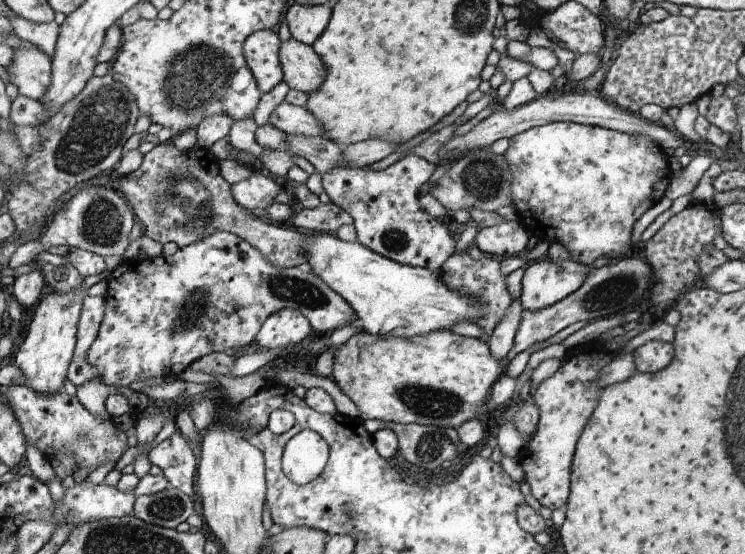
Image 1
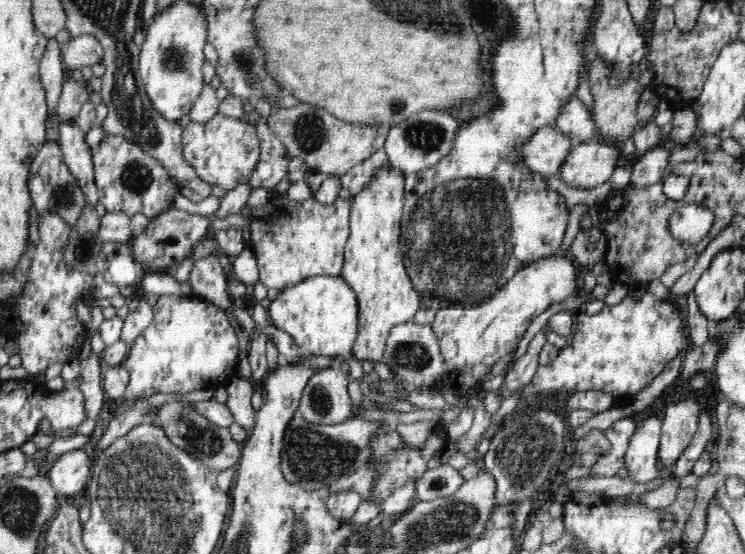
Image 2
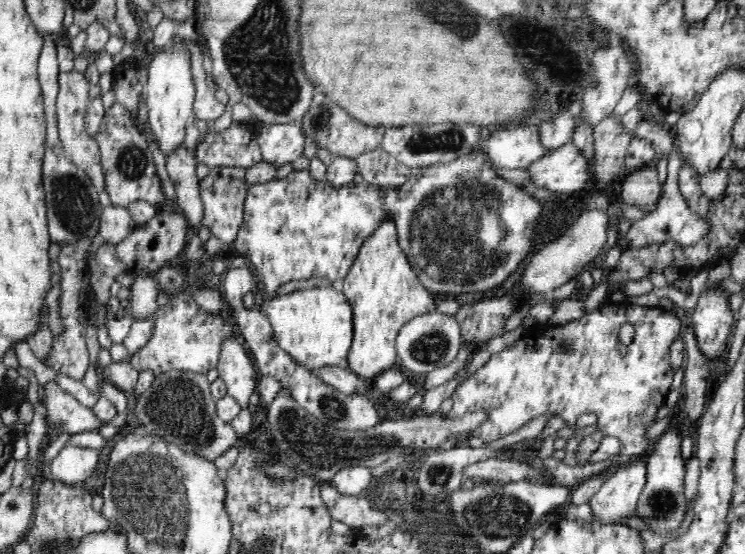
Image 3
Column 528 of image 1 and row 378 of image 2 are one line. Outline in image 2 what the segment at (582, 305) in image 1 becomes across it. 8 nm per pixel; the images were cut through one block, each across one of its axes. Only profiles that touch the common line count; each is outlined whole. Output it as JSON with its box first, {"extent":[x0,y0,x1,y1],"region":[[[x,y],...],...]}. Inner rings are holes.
{"extent":[298,366,358,425],"region":[[[337,366],[315,373],[301,395],[298,414],[318,425],[338,425],[356,418],[358,410],[348,395],[348,383],[348,376]]]}

